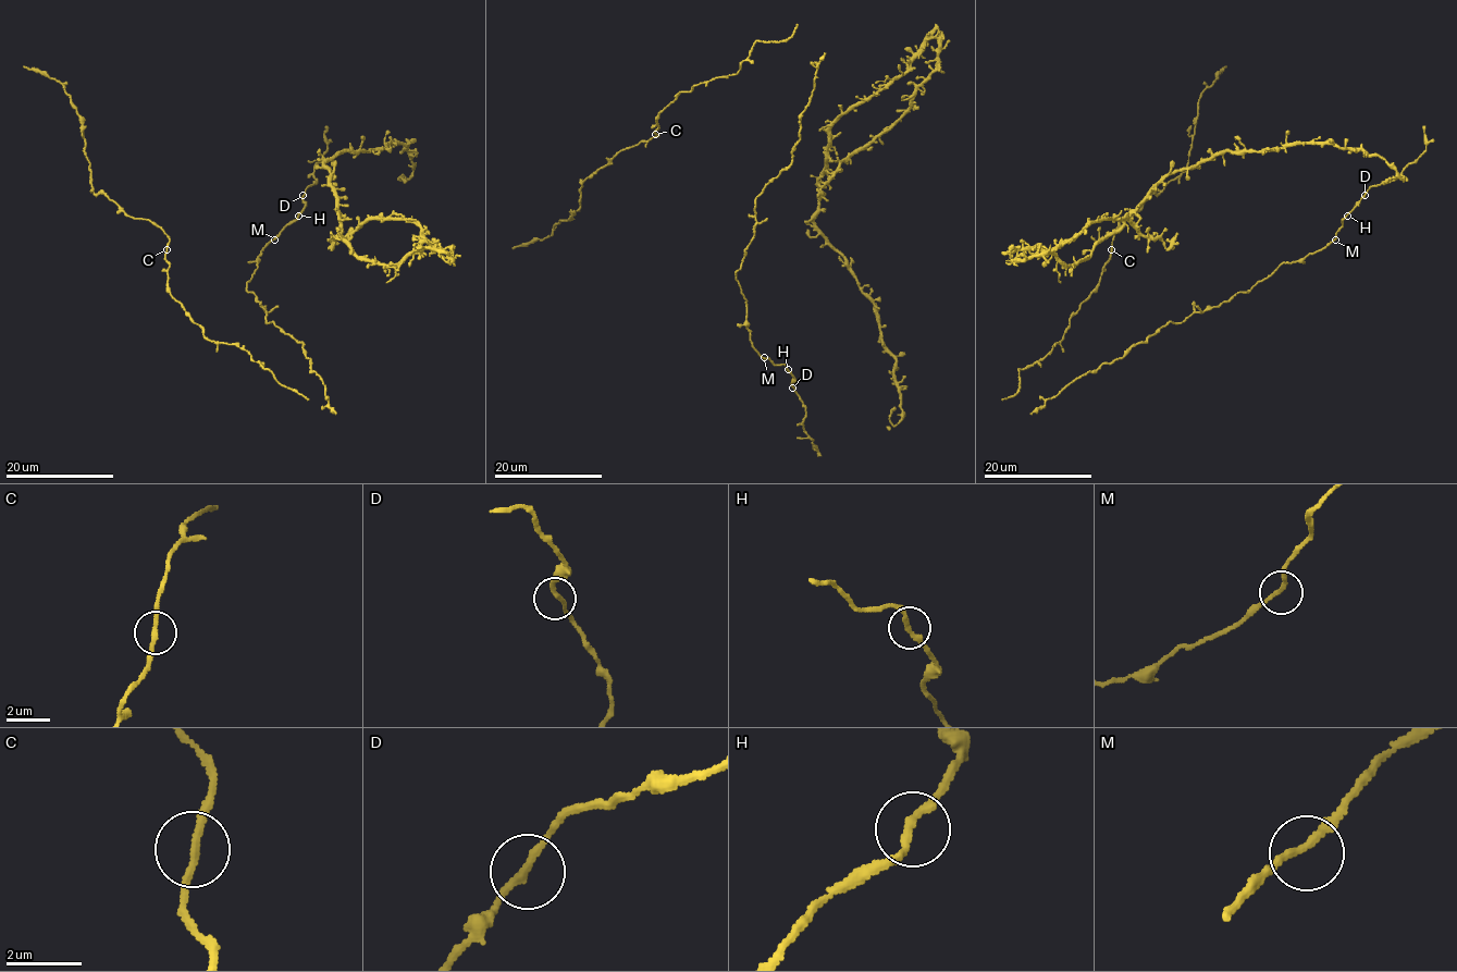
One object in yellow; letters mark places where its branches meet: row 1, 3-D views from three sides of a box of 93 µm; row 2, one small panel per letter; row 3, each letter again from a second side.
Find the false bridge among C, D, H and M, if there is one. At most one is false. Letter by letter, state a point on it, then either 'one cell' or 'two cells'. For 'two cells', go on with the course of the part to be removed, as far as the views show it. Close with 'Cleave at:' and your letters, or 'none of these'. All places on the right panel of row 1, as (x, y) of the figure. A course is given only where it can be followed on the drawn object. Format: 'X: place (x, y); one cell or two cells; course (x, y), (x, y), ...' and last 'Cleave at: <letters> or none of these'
C: place (1111, 249); one cell
D: place (1365, 195); one cell
H: place (1347, 216); one cell
M: place (1335, 240); one cell
Cleave at: none of these

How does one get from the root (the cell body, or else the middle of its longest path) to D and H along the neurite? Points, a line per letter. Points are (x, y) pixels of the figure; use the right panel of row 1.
D: (1336, 232), (1365, 195)
H: (1336, 232), (1347, 216)

